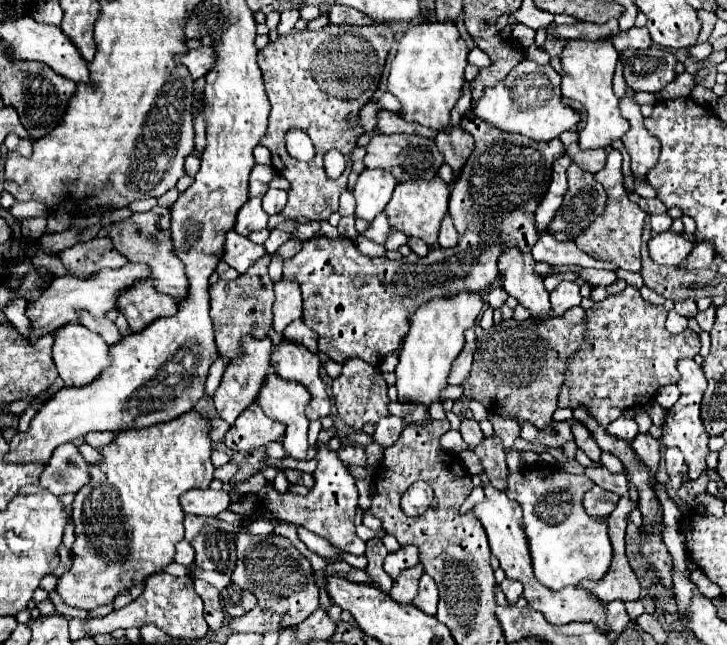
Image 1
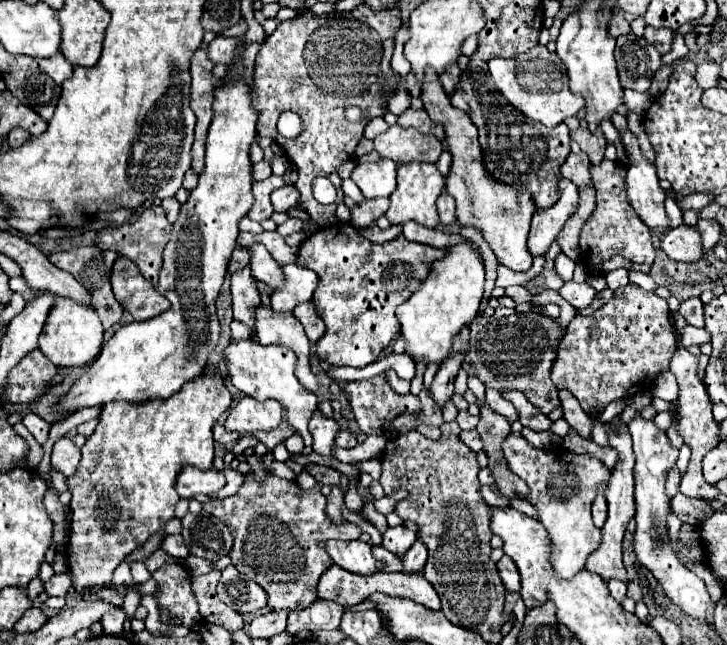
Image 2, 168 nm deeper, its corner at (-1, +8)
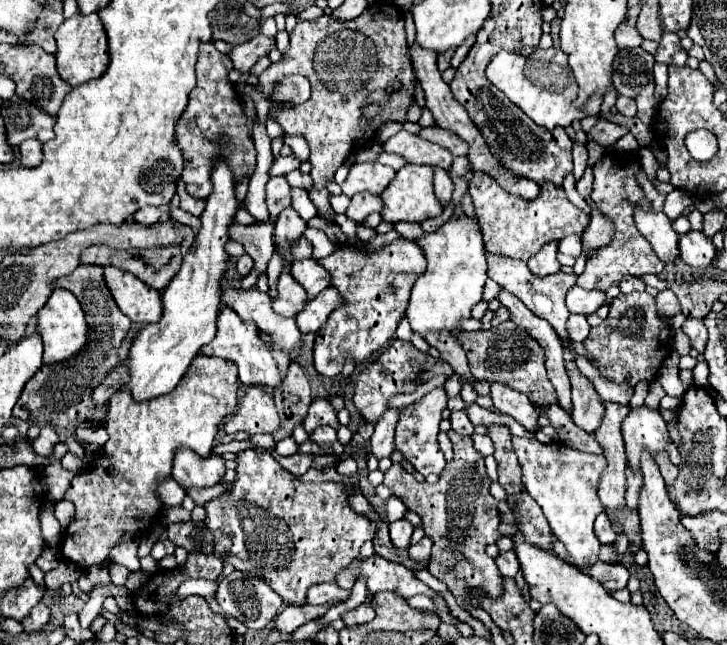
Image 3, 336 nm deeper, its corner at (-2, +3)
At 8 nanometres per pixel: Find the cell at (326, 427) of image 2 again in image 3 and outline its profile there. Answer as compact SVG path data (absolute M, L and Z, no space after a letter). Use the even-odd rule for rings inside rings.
M314 399L312 403L310 403L310 409L308 409L308 415L306 415L306 419L304 419L304 429L308 431L308 433L312 433L312 429L316 429L318 425L324 425L324 423L328 423L328 425L332 425L332 427L336 427L338 429L338 417L336 417L336 411L334 411L334 407L330 405L330 401L328 399Z

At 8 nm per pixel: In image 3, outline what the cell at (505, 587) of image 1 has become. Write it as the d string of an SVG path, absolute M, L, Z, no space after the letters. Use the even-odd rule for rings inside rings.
M514 549L500 553L500 555L496 557L496 565L498 565L502 577L514 577L514 575L518 573L518 569L520 569L520 565L518 565L518 557L516 557Z

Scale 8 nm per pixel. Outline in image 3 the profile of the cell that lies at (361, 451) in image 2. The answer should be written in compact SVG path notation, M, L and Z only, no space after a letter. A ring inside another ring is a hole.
M230 307L220 309L218 319L216 319L216 337L214 337L214 341L210 341L210 345L212 345L212 349L204 347L204 349L200 349L200 353L234 361L238 365L242 385L246 385L246 387L250 387L250 385L280 387L278 367L270 355L270 349L266 349L264 343L260 341L256 325L252 325L252 321L242 321L234 309L230 309Z

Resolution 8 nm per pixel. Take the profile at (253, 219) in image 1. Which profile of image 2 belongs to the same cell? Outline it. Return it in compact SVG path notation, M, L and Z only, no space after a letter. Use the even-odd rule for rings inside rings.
M253 188L255 192L255 202L253 202L253 208L249 210L249 218L255 220L255 222L263 222L267 220L271 214L273 214L273 204L269 200L269 194L273 192L275 188Z

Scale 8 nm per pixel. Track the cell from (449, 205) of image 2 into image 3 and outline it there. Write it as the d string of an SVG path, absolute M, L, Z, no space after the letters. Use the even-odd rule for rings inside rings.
M434 167L434 191L436 191L436 197L442 201L442 205L448 205L452 197L452 179L440 167Z

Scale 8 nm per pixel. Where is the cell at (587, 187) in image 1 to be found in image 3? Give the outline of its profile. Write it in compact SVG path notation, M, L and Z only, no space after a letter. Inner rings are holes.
M574 143L574 177L580 179L584 175L584 169L586 169L586 161L588 161L588 151L586 151L586 145L582 143Z

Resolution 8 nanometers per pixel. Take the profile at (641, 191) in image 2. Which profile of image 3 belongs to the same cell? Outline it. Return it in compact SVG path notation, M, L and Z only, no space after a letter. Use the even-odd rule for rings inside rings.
M636 209L634 221L662 263L672 263L678 257L680 235L672 229L672 221L666 217L666 213Z

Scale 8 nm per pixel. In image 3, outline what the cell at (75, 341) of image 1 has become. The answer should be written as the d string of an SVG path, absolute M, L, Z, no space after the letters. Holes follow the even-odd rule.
M54 289L54 293L50 295L48 303L38 311L38 323L36 323L36 331L42 337L44 343L44 355L42 361L48 363L60 363L72 355L76 355L84 343L86 343L86 319L84 319L84 311L78 303L78 299L64 289Z

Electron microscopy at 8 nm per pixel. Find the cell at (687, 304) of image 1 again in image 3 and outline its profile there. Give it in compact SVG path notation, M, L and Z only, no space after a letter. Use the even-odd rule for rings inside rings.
M690 317L690 319L686 319L682 331L688 335L690 345L692 345L698 353L702 353L704 347L706 347L706 341L708 341L708 333L706 333L706 329L704 329L704 321Z

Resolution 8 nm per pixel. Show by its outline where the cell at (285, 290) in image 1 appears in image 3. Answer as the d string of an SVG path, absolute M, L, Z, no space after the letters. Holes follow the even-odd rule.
M314 259L292 261L292 277L306 289L308 299L314 299L322 289L330 285L330 273Z

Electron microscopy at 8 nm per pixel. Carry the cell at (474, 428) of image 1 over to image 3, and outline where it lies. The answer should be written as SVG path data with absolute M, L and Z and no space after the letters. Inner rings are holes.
M454 411L450 423L452 423L452 431L456 431L458 435L474 435L474 425L470 423L464 411Z

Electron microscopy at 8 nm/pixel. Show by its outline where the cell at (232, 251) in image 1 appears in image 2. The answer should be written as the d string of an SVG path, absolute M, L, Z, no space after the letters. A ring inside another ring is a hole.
M253 242L251 246L247 246L247 252L251 254L249 258L249 268L251 274L257 280L265 280L275 288L279 288L279 284L283 282L283 274L281 274L281 266L273 260L273 256L267 252L267 248L261 242Z

